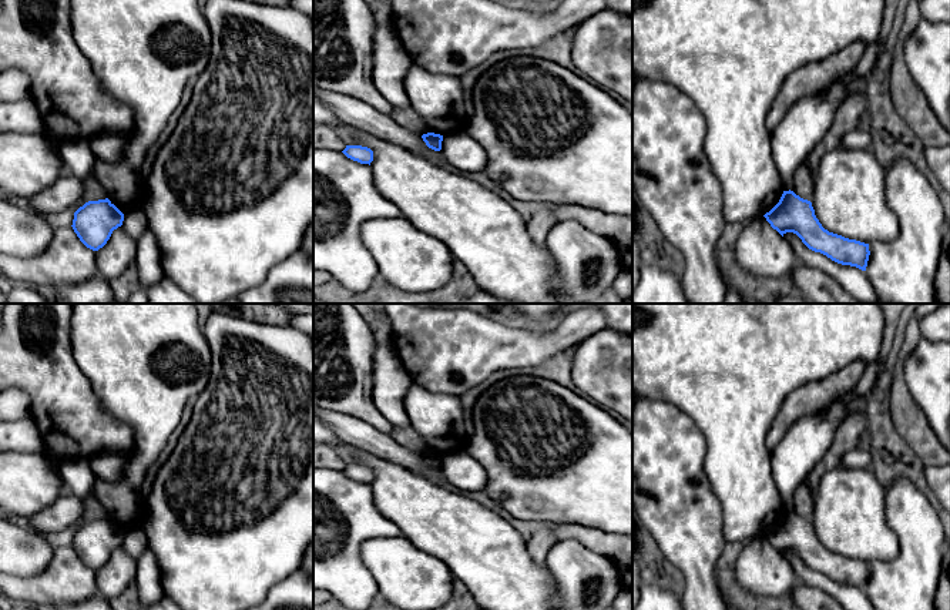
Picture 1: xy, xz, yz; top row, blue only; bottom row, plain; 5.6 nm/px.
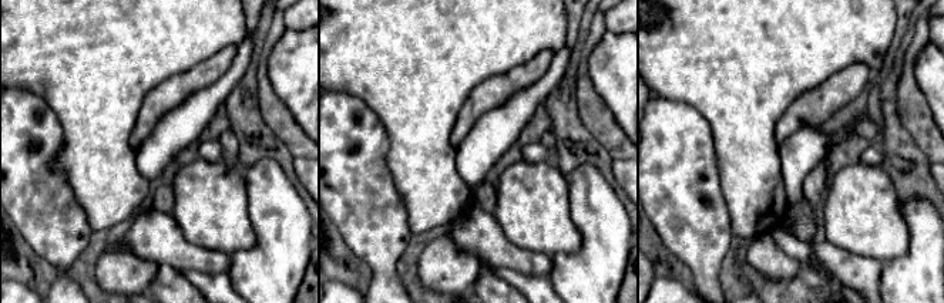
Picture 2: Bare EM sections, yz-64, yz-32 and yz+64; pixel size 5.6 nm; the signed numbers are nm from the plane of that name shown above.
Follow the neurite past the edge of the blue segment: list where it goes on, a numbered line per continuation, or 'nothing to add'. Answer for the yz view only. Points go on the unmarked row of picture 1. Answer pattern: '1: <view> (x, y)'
nothing to add

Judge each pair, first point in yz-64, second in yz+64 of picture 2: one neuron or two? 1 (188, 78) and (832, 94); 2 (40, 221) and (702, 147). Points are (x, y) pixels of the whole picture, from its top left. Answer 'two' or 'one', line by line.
1: one
2: one

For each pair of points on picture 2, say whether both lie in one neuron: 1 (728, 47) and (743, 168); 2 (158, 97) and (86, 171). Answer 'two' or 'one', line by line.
1: one
2: two

